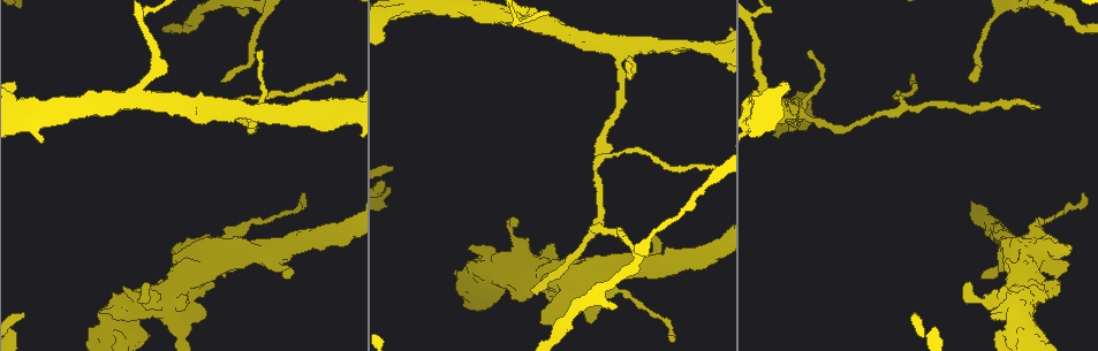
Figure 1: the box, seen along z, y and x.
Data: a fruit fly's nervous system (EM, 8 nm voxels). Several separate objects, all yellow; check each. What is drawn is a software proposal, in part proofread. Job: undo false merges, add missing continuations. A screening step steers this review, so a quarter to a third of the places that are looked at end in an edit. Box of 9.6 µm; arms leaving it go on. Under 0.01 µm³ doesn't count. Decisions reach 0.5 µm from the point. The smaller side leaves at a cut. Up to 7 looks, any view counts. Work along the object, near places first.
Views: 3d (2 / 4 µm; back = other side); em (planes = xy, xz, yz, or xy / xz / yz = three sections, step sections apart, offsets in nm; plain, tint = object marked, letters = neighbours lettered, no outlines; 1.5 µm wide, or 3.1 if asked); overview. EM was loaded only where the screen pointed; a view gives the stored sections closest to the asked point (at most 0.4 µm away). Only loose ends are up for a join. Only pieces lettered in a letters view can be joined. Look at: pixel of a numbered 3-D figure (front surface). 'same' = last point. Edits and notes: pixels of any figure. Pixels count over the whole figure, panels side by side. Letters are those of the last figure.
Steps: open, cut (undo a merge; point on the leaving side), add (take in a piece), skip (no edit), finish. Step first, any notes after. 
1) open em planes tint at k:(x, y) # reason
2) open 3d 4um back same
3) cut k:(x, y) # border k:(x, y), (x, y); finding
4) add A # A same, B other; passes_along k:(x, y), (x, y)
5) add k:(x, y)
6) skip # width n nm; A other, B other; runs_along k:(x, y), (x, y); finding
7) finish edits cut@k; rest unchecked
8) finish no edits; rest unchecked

open em planes letters at 1:(533, 291) # end of a long branch

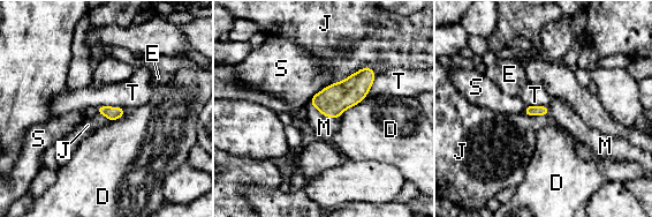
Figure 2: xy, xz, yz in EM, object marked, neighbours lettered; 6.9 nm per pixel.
add 2:(324, 127) # D other, E other, J other, M same, S other, T other; passes_along 2:(335, 98), (325, 116), (324, 127); the neuron continues

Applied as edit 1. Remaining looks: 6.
open em planes letters at 1:(102, 311) # branch stops here

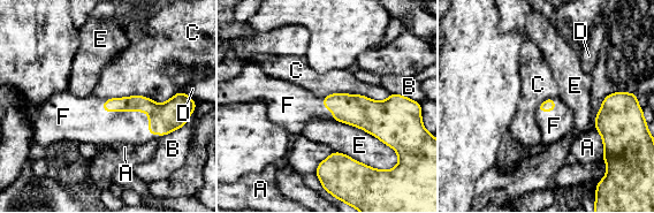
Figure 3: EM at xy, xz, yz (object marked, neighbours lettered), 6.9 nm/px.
add 3:(107, 128) # A other, B other, C other, D other, E other, F same; passes_along 3:(164, 118), (138, 111), (107, 128); it goes on there

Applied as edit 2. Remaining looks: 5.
open em xz step 8 tint at 1:(984, 275) # branch stops here

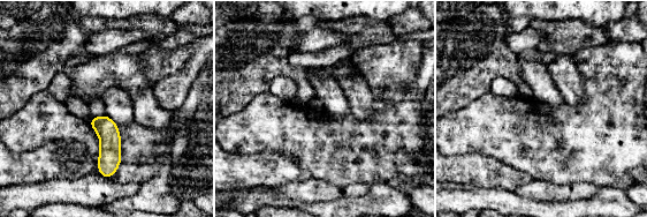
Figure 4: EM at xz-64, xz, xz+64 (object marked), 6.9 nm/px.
open em xz step 8 letters same # what lies round it

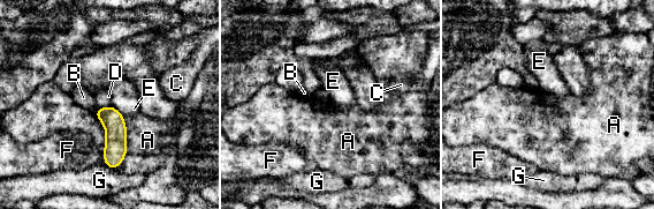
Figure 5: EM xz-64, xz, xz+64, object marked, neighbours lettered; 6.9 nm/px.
skip # width 150 nm; A other, B other, C other, D other, E other, F other, G other; border 5:(123, 116), (126, 155), (115, 168); no lettered piece goes on from it

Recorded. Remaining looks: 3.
finish edits add@2, add@3; rest unchecked

